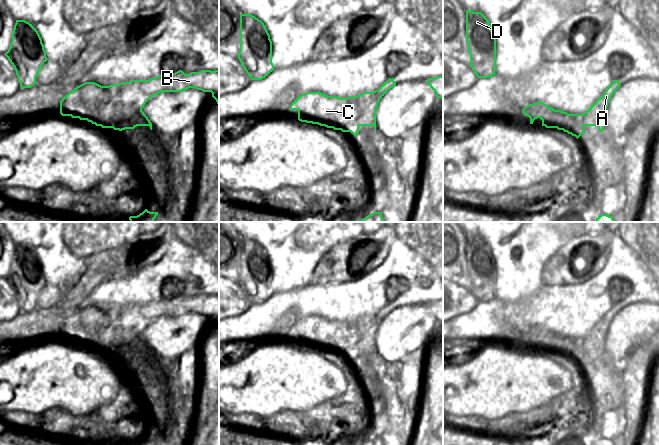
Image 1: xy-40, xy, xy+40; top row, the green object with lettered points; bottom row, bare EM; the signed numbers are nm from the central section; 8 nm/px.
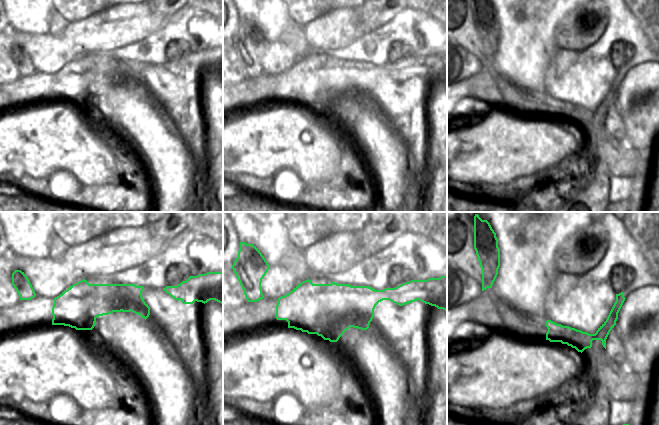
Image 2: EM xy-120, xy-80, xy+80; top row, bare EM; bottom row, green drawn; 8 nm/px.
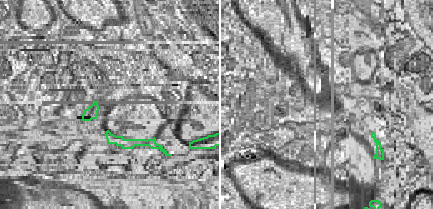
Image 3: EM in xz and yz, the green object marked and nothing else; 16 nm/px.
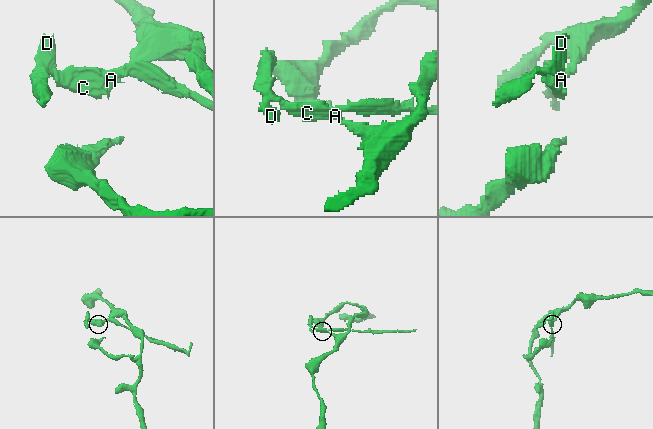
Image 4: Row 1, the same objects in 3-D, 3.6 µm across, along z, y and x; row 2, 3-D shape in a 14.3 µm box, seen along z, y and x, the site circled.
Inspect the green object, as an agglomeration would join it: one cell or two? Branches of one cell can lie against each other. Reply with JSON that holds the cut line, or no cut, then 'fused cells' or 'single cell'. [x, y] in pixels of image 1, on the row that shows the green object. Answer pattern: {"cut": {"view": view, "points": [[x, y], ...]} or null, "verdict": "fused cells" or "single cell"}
{"cut": {"view": "xy", "points": [[377, 90], [369, 98], [360, 98], [363, 108], [358, 127]]}, "verdict": "fused cells"}

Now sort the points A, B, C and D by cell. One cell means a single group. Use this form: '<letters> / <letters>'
A / B C D

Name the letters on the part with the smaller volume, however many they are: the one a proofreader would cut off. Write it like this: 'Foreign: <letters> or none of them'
Foreign: B, C, D

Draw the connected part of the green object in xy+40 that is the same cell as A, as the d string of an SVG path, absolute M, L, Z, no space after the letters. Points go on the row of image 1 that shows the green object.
M612 80L612 83L606 88L604 93L584 113L582 119L584 126L597 126L599 132L604 129L608 103L620 86L618 80Z

